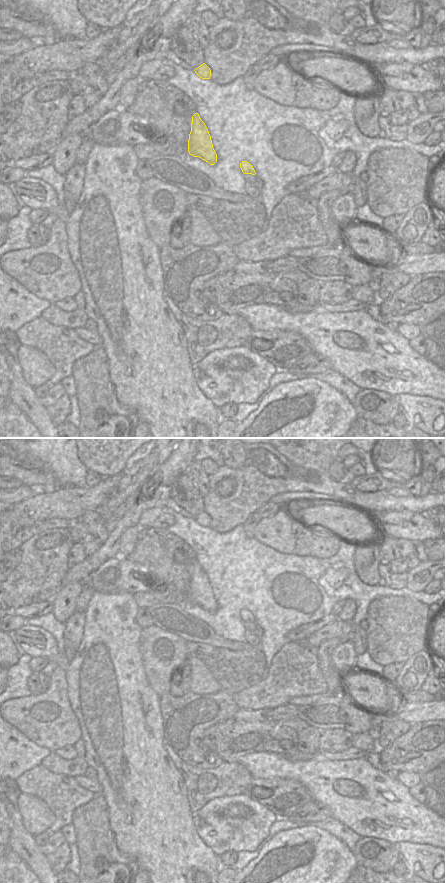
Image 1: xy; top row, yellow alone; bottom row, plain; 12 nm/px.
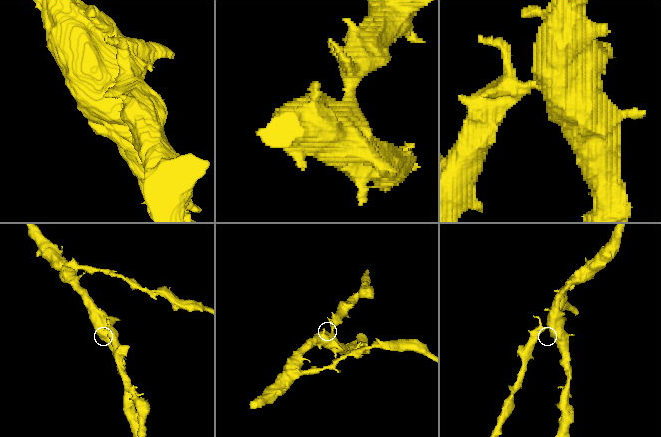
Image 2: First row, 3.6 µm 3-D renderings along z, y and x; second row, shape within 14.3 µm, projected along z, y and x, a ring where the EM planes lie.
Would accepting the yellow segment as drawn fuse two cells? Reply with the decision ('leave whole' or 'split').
leave whole

